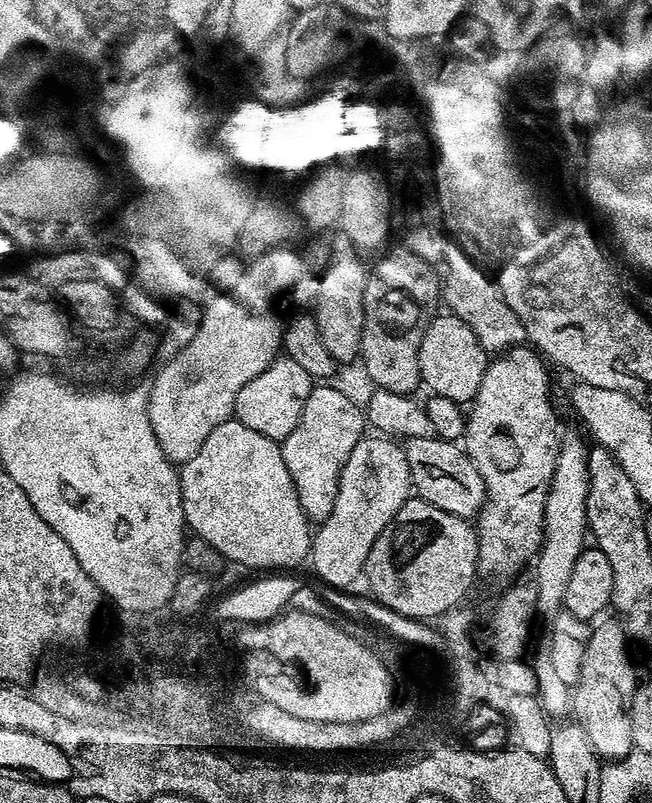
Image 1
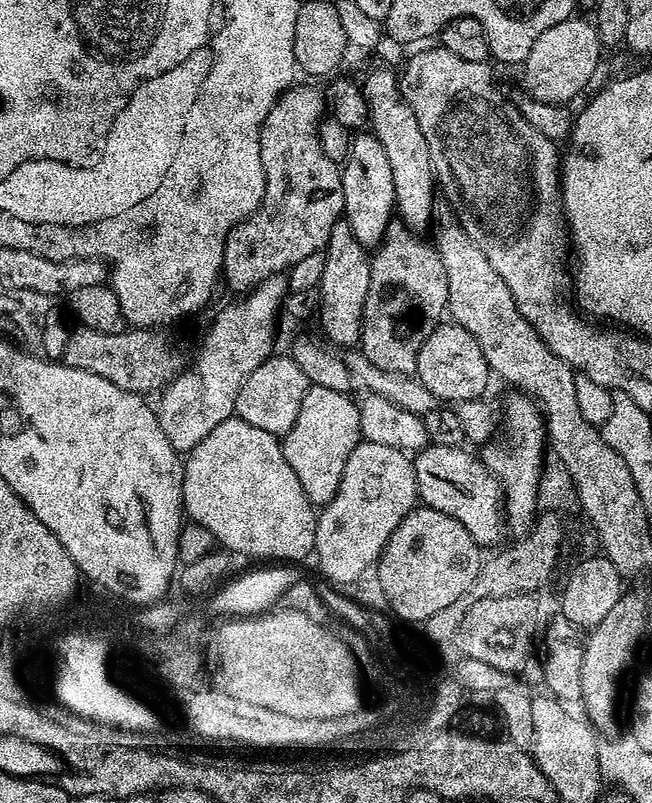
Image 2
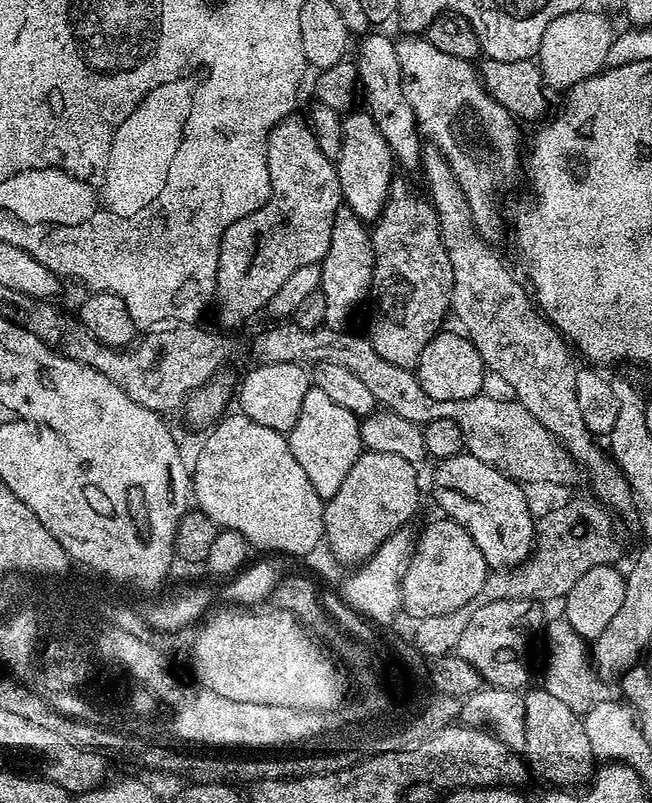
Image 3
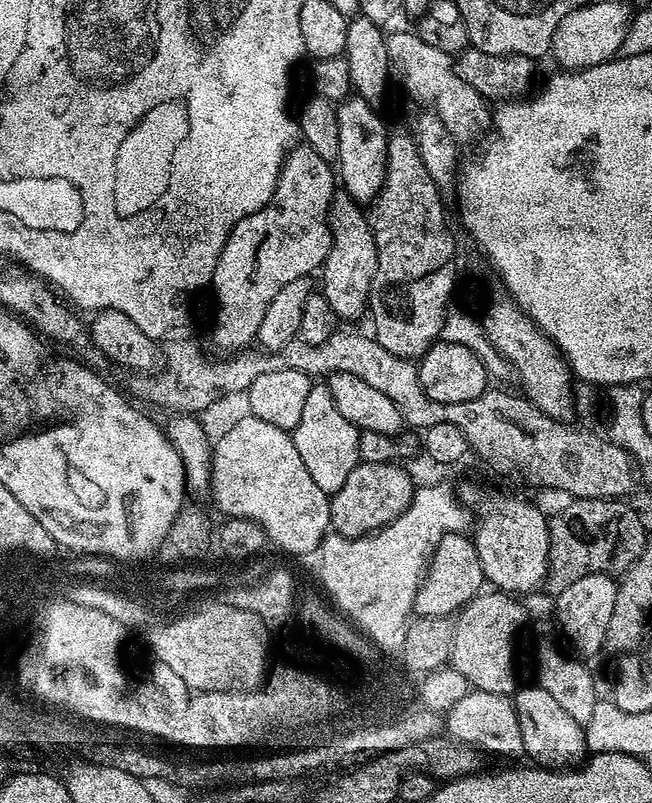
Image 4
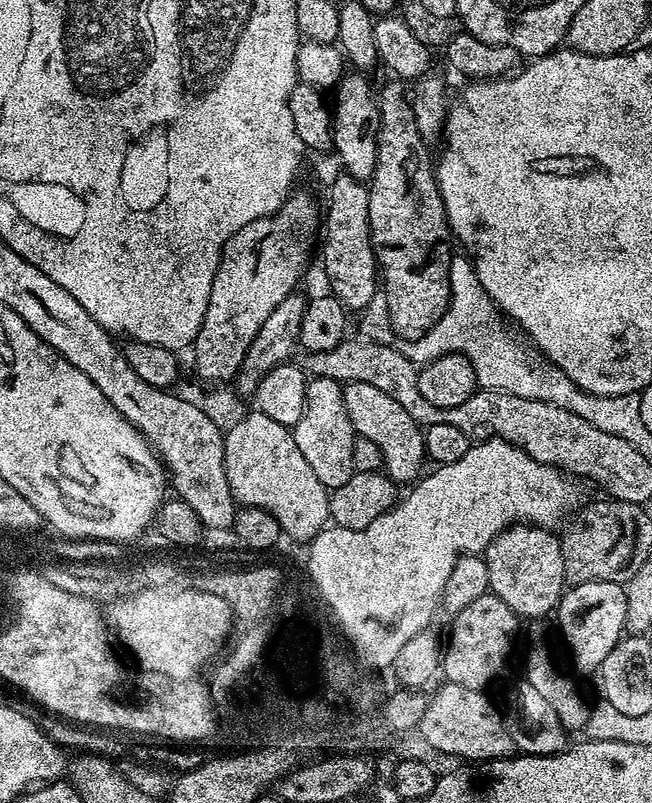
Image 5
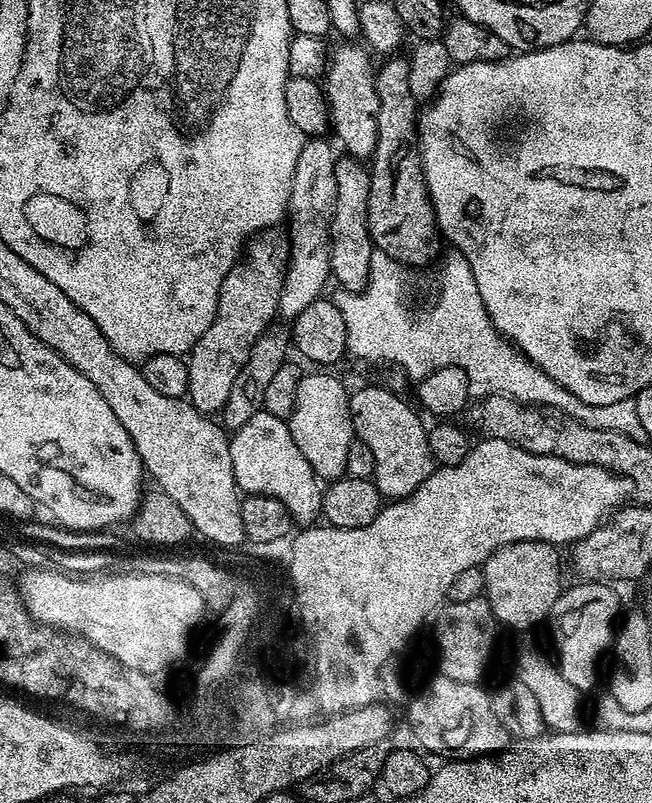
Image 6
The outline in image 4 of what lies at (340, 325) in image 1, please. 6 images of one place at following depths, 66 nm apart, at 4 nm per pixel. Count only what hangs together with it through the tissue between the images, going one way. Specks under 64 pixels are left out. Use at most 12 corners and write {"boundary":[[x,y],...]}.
{"boundary":[[337,191],[322,265],[341,321],[365,315],[376,233],[361,201]]}

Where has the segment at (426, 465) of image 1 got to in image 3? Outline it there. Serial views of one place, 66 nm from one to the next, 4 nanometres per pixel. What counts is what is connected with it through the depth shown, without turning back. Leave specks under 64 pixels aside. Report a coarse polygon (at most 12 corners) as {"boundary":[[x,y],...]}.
{"boundary":[[467,450],[435,465],[432,496],[482,550],[517,568],[536,520],[517,481]]}

